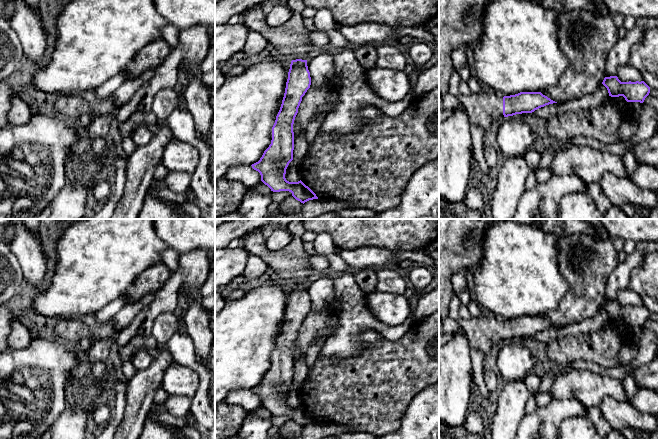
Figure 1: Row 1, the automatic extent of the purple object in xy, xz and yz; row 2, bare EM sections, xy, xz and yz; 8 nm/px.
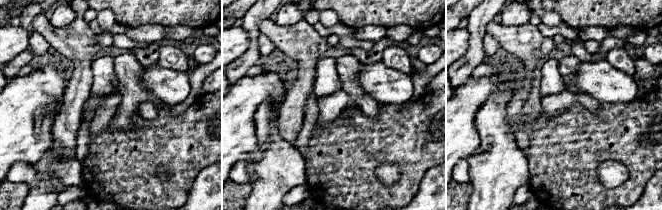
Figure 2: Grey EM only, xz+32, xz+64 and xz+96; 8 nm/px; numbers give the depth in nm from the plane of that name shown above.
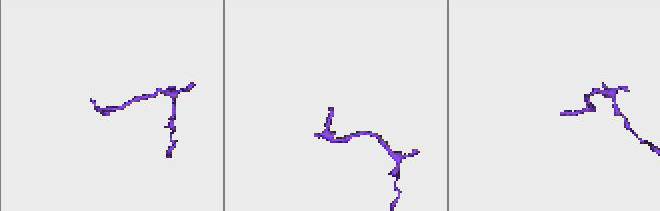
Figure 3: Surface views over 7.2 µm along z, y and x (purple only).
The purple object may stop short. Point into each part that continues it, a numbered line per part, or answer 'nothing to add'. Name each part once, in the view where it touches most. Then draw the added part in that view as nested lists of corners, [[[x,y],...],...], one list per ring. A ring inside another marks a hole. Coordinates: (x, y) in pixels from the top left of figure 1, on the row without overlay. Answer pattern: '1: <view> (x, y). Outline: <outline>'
1: yz (482, 332). Outline: [[[470,317],[459,319],[459,326],[465,331],[471,347],[487,355],[496,343],[503,343],[503,321],[493,317]]]

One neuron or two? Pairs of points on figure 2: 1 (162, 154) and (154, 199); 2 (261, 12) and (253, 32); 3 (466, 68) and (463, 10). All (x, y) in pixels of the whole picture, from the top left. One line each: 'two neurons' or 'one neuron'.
1: one neuron
2: one neuron
3: two neurons

